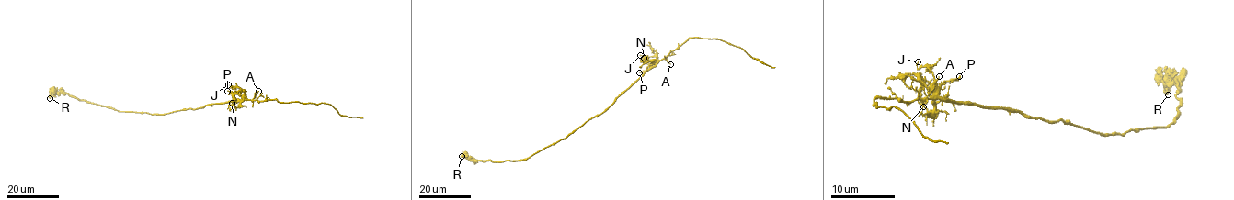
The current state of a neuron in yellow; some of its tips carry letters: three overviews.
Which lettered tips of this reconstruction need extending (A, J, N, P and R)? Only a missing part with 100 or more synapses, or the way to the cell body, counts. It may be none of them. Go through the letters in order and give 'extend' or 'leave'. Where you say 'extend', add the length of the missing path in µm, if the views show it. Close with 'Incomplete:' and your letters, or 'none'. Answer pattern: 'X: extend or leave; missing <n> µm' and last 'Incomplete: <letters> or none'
A: leave
J: leave
N: leave
P: leave
R: leave
Incomplete: none

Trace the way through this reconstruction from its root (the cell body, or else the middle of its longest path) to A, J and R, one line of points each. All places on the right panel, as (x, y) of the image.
A: (1018, 112), (928, 100), (926, 96), (939, 76)
J: (1018, 112), (945, 101), (939, 94), (932, 72), (924, 66), (917, 68), (918, 61)
R: (1018, 112), (1066, 120), (1098, 133), (1125, 133), (1165, 128), (1181, 106), (1177, 83), (1170, 79), (1168, 94)

